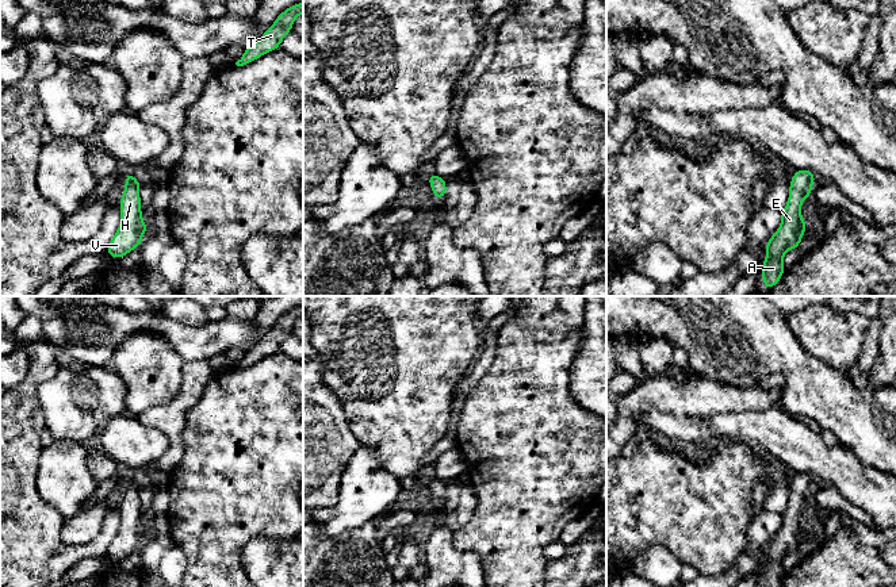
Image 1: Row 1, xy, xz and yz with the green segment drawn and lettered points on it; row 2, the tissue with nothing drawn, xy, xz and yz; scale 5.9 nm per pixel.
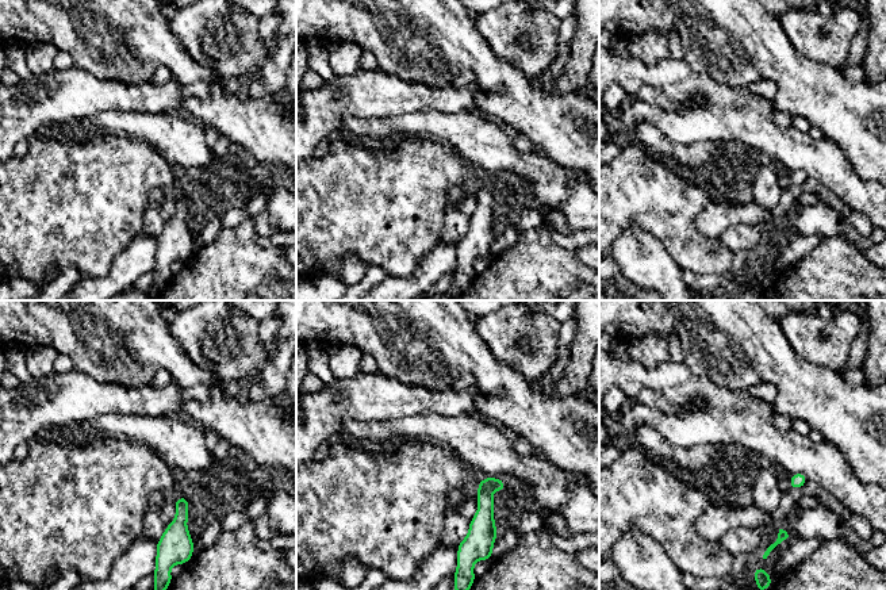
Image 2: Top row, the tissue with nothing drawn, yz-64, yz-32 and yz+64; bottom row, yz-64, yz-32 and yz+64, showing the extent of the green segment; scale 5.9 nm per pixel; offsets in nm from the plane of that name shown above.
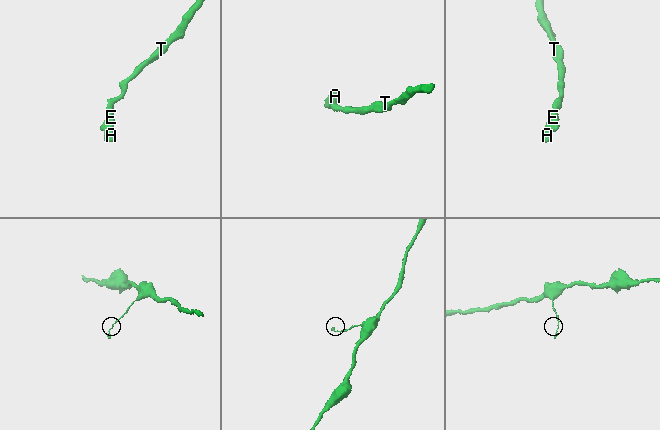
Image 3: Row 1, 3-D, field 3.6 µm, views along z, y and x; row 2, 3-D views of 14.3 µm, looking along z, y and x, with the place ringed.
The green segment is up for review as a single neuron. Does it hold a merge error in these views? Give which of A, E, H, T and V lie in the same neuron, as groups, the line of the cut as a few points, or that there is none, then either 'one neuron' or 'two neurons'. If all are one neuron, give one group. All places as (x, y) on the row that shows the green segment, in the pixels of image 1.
A E H T V | no cut | one neuron

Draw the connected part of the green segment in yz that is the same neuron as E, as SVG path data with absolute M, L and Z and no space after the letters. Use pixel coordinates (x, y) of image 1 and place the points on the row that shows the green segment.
M809 169L794 170L789 181L789 196L781 211L781 225L766 242L766 257L762 271L763 288L777 285L785 272L784 254L797 249L807 230L807 222L801 218L803 200L812 195L816 177Z

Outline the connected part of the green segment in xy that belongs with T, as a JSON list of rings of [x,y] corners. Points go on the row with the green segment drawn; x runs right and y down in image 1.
[[[303,1],[284,9],[267,28],[260,39],[245,49],[241,58],[236,62],[237,66],[244,66],[259,60],[261,55],[280,47],[282,39],[292,30],[295,19],[303,14]]]

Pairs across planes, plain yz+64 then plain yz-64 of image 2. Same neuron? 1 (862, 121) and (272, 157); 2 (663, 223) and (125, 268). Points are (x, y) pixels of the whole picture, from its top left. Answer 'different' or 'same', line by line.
1: same
2: different

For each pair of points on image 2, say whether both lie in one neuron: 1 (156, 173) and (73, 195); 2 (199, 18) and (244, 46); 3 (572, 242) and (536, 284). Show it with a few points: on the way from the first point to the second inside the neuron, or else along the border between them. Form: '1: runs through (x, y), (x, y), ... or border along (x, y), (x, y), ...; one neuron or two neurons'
1: runs through (135, 173), (114, 173), (94, 190); one neuron
2: runs through (210, 29), (233, 46); one neuron
3: border along (552, 230), (552, 240), (556, 244), (575, 249); two neurons

